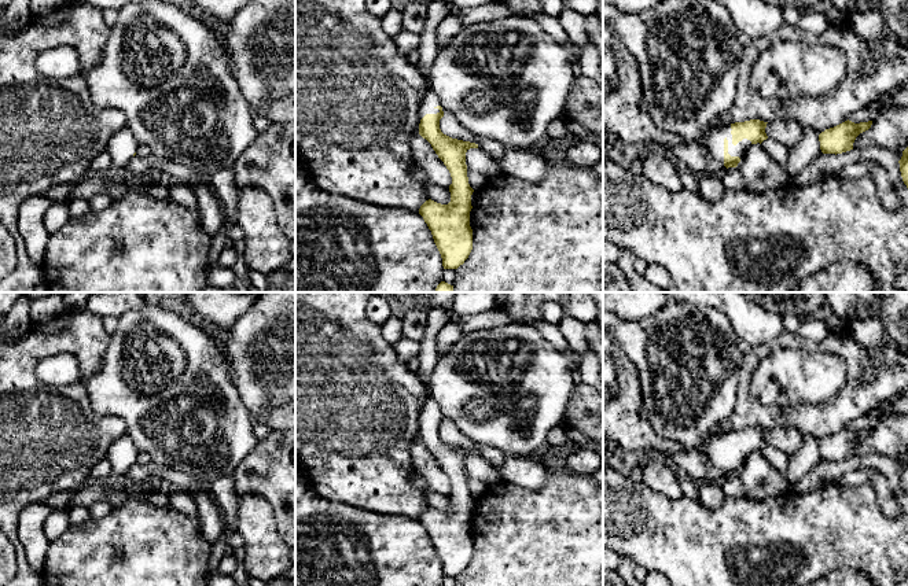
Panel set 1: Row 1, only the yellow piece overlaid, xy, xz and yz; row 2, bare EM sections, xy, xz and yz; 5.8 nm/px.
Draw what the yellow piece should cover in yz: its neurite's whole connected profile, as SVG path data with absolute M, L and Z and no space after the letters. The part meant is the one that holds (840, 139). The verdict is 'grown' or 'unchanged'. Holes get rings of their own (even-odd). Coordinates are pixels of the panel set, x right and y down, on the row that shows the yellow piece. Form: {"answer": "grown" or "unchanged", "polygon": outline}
{"answer": "unchanged", "polygon": "M845 121L834 128L826 129L819 134L820 150L823 154L842 154L853 150L856 137L868 130L872 121L854 124Z"}

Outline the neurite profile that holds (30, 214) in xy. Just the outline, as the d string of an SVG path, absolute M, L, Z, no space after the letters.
M41 195L25 199L18 209L18 229L25 242L29 258L36 263L43 263L49 240L49 233L44 224L44 215L54 200Z

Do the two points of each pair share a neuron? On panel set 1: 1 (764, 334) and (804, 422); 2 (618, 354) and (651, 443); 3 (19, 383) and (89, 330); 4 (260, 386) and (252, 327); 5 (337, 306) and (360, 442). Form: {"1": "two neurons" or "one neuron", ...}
{"1": "two neurons", "2": "one neuron", "3": "one neuron", "4": "one neuron", "5": "one neuron"}

